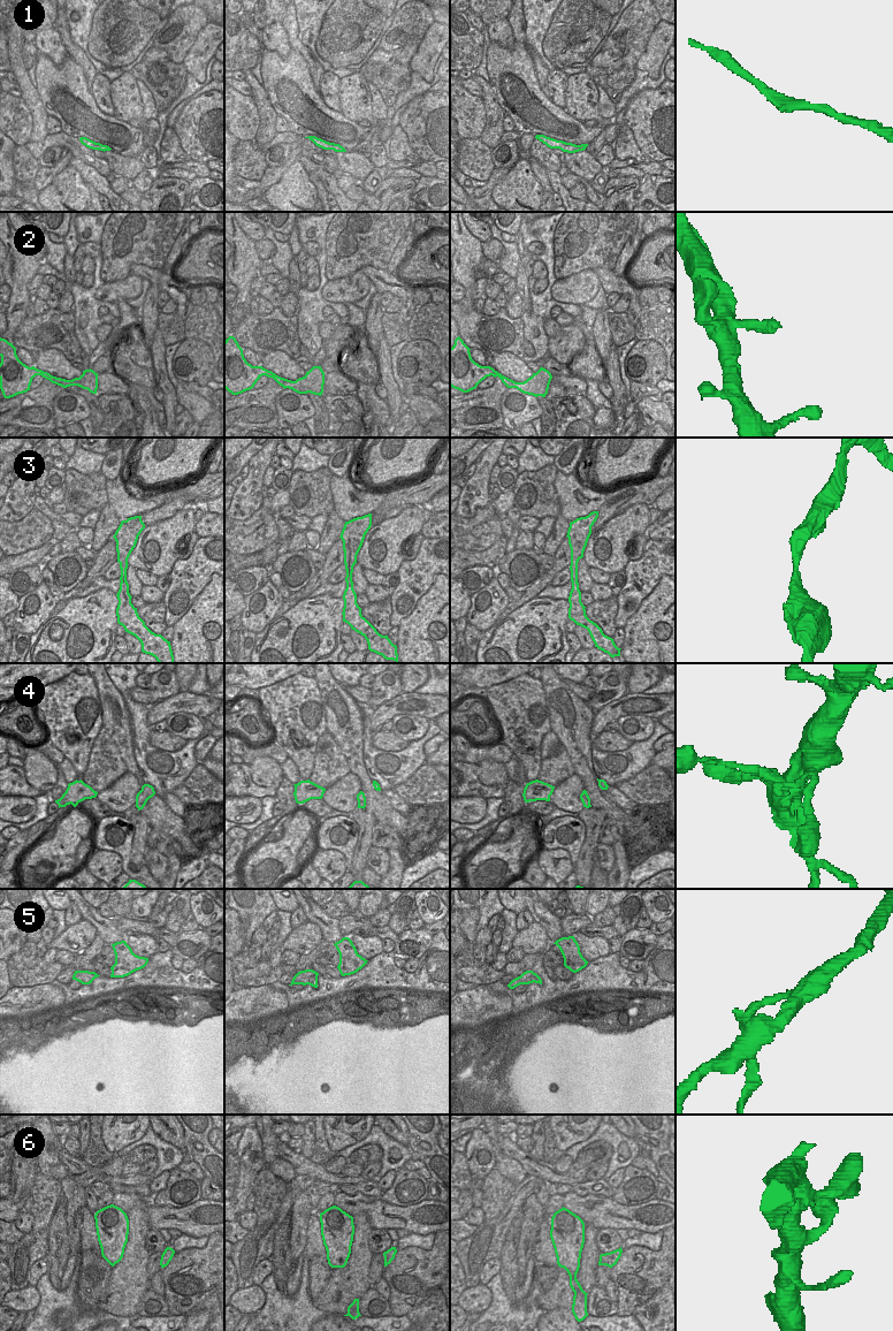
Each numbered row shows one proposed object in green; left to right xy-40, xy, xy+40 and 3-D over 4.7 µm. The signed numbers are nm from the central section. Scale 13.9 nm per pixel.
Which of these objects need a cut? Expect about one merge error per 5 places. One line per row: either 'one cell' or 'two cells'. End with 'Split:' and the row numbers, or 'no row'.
1: one cell
2: one cell
3: one cell
4: one cell
5: one cell
6: one cell
Split: no row

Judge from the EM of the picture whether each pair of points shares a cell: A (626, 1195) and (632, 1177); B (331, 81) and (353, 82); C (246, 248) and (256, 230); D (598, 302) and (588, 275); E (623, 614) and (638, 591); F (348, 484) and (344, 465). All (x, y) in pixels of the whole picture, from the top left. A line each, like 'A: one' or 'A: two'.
A: one
B: two
C: two
D: two
E: one
F: two

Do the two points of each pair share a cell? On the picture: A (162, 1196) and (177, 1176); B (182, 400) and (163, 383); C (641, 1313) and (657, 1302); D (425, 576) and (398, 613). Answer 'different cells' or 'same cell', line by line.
A: same cell
B: different cells
C: same cell
D: same cell

